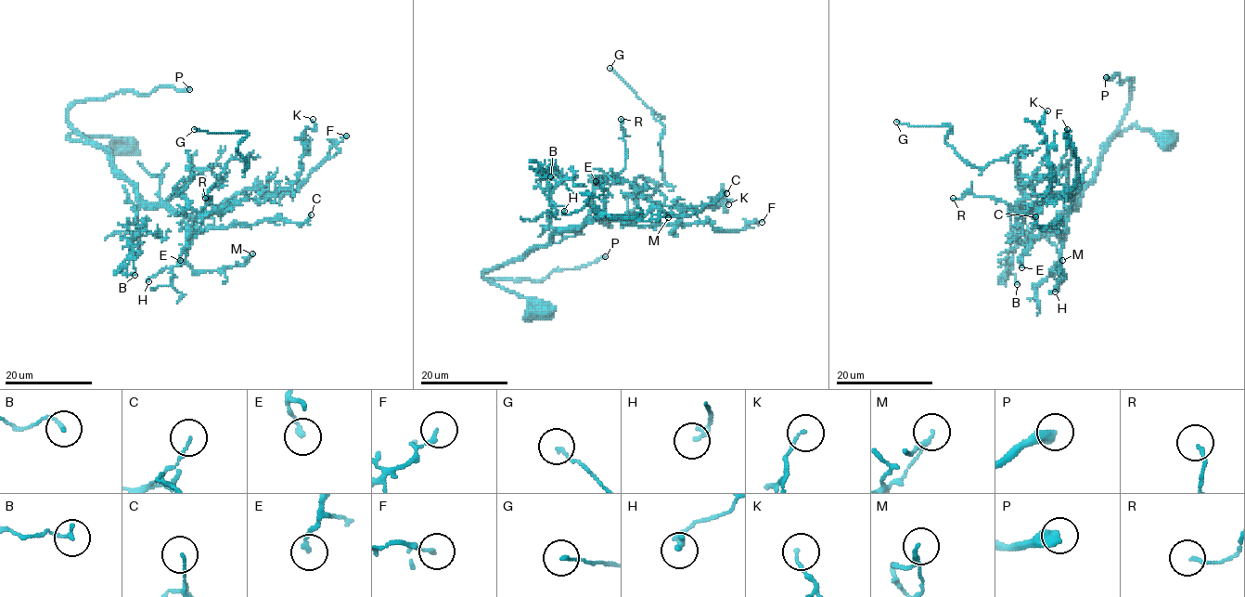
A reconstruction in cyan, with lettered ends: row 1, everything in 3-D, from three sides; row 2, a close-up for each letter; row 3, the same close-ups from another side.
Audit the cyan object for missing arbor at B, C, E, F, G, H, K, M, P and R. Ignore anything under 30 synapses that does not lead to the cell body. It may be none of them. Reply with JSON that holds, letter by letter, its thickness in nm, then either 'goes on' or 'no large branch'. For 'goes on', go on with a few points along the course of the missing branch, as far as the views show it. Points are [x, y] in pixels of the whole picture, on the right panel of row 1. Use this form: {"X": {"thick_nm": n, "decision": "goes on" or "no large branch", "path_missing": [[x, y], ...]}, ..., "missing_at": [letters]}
{"B": {"thick_nm": 160, "decision": "no large branch"}, "C": {"thick_nm": 90, "decision": "no large branch"}, "E": {"thick_nm": 180, "decision": "no large branch"}, "F": {"thick_nm": 100, "decision": "no large branch"}, "G": {"thick_nm": 120, "decision": "no large branch"}, "H": {"thick_nm": 220, "decision": "no large branch"}, "K": {"thick_nm": 110, "decision": "no large branch"}, "M": {"thick_nm": 110, "decision": "no large branch"}, "P": {"thick_nm": 480, "decision": "goes on"}, "R": {"thick_nm": 110, "decision": "no large branch"}, "missing_at": ["P"]}

